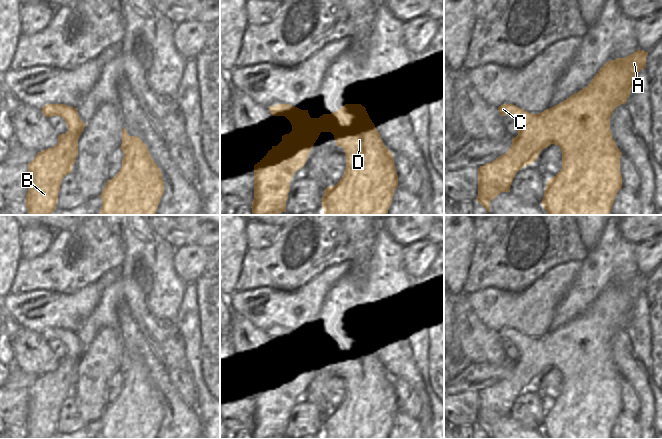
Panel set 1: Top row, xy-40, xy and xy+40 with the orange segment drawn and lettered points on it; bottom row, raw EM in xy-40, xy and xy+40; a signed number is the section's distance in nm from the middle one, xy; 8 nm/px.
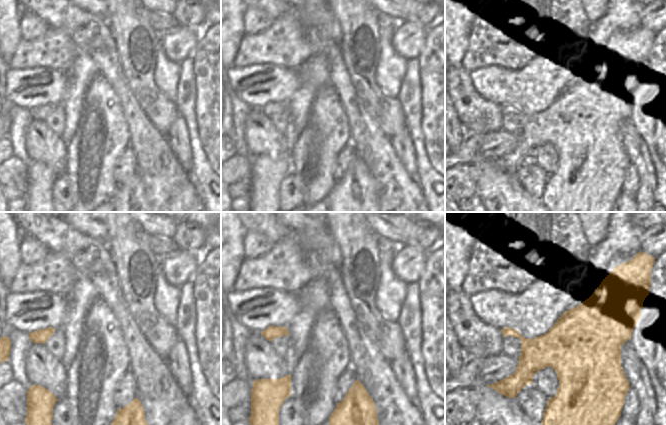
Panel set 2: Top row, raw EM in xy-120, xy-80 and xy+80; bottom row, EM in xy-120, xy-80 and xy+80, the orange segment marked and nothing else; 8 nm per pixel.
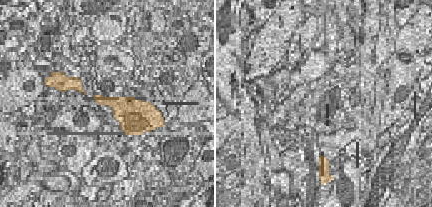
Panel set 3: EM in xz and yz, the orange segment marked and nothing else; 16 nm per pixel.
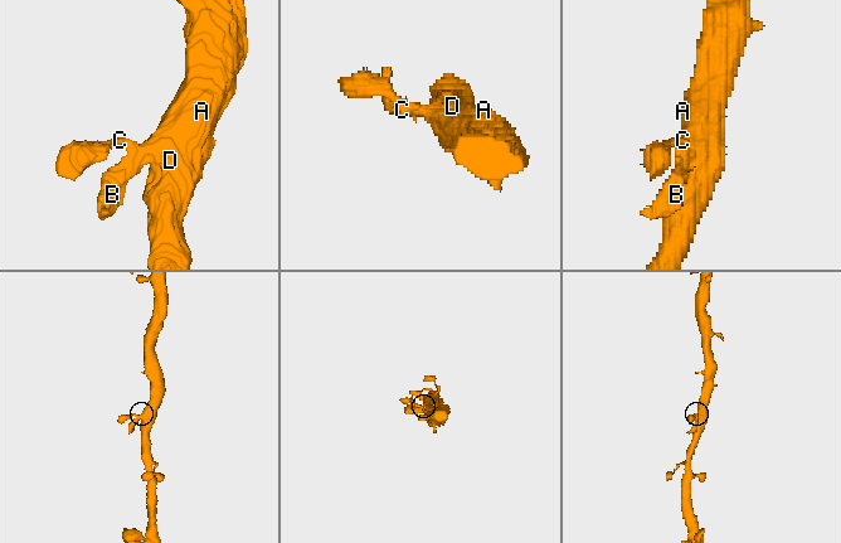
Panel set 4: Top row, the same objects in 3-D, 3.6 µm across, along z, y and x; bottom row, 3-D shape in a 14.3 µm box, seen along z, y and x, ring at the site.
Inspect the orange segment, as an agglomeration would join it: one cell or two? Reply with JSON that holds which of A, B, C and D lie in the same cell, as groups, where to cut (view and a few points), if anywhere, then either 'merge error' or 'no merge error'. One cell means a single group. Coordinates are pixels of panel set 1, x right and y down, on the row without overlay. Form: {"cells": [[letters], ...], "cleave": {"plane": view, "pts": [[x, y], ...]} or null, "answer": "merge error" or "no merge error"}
{"cells": [["A", "B", "C", "D"]], "cleave": null, "answer": "no merge error"}

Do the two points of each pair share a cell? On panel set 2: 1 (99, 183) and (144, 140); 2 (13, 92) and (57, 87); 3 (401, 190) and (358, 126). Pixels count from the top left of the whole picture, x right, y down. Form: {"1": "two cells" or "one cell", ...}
{"1": "two cells", "2": "one cell", "3": "one cell"}

